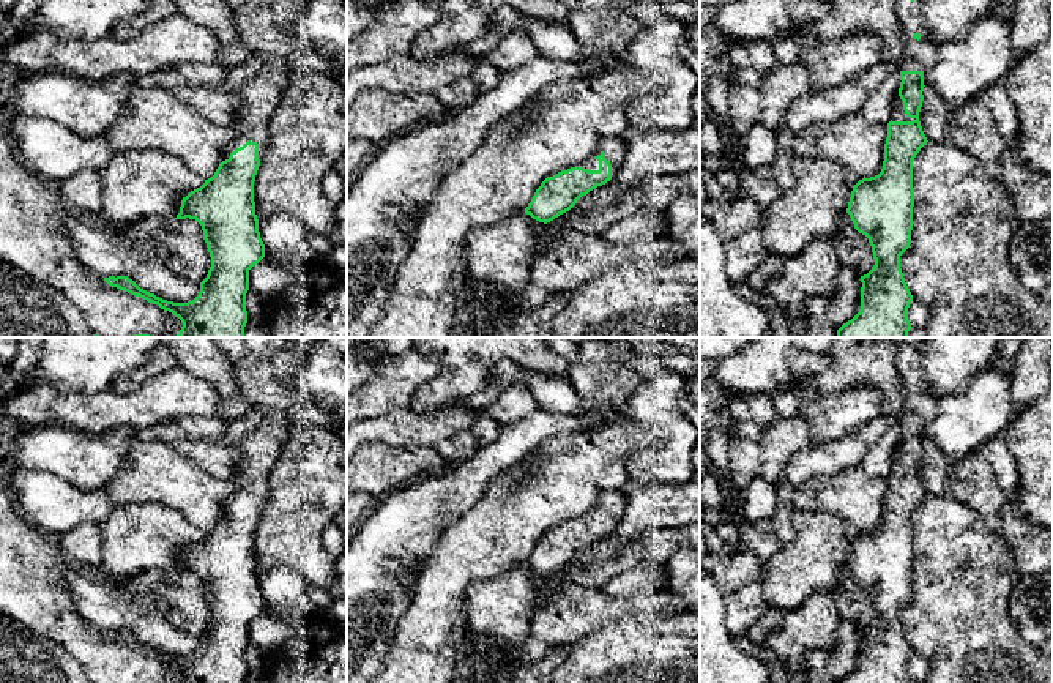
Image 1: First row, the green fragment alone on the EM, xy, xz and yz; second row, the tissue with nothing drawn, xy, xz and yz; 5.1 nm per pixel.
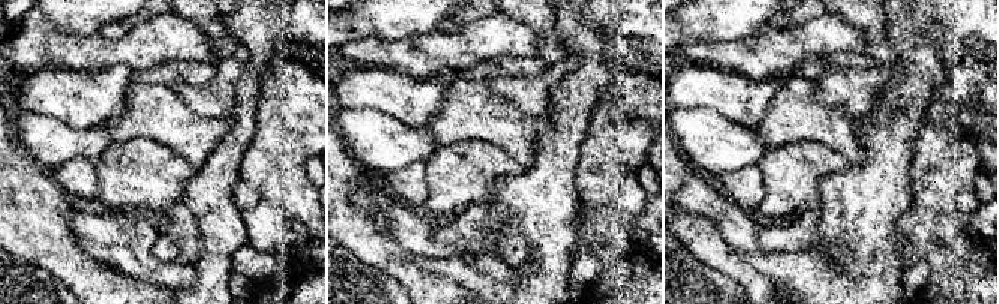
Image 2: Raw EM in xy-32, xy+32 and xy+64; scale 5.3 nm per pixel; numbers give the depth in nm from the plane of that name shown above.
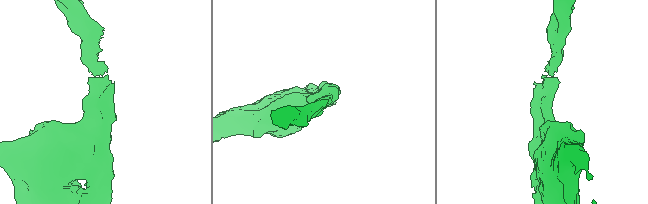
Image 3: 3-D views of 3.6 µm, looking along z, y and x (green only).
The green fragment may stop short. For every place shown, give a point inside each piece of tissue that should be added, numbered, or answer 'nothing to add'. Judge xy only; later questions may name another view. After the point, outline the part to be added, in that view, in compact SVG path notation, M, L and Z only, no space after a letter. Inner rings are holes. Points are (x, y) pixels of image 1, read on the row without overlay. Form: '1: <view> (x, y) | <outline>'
1: xy (259, 453) | M288 410L263 412L257 431L246 439L240 450L240 470L232 478L236 489L225 500L222 514L229 513L230 506L247 494L259 497L259 513L262 514L270 497L270 476L292 424Z

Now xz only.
1: xz (613, 500) | M602 491L599 494L597 506L593 511L588 511L577 521L583 521L588 524L599 524L597 508L605 506L605 513L612 517L612 530L616 528L626 505L626 495L620 491Z

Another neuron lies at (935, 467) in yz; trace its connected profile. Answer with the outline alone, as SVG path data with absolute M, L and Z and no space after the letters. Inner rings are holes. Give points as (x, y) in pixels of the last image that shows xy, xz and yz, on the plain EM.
M924 440L924 454L919 465L919 475L928 495L946 495L949 487L949 473L955 461L944 456L933 440Z

